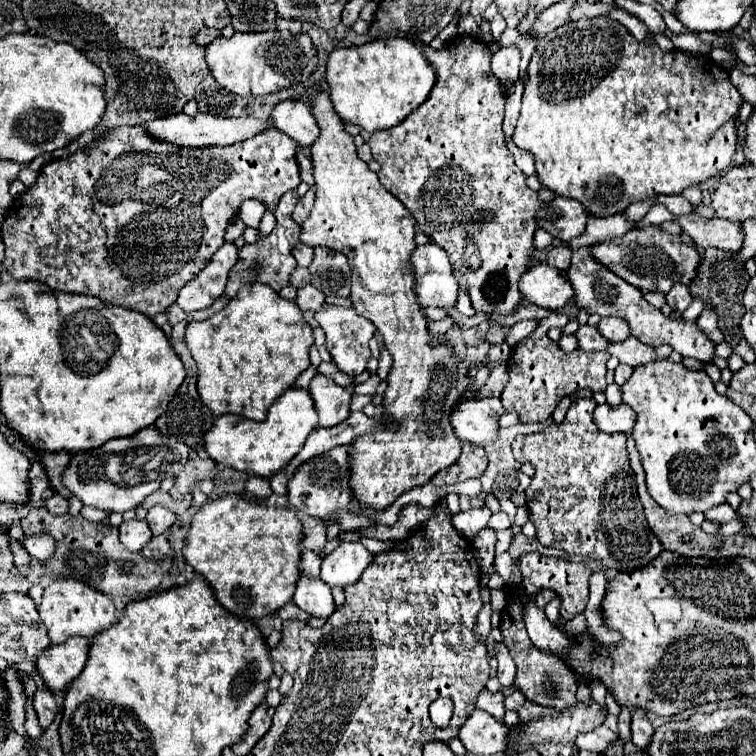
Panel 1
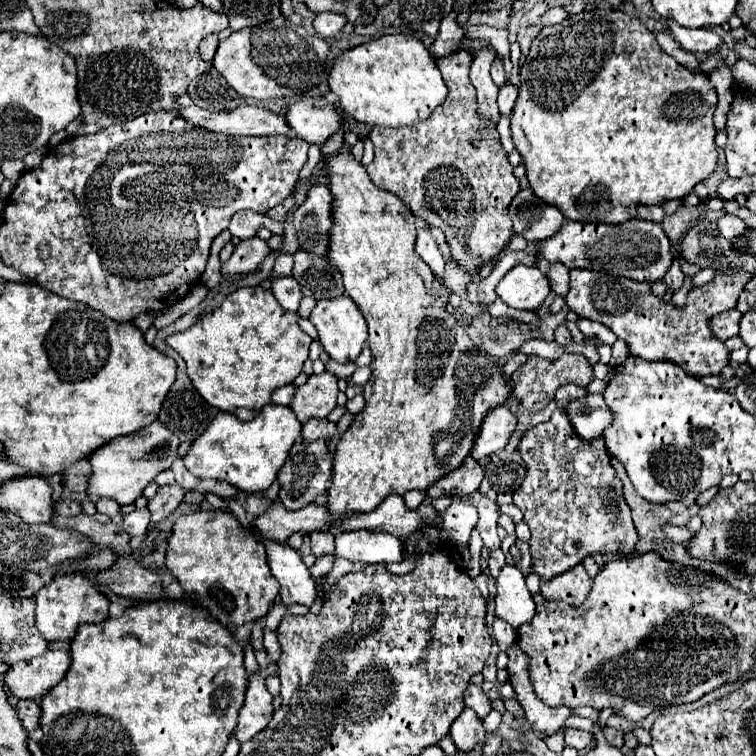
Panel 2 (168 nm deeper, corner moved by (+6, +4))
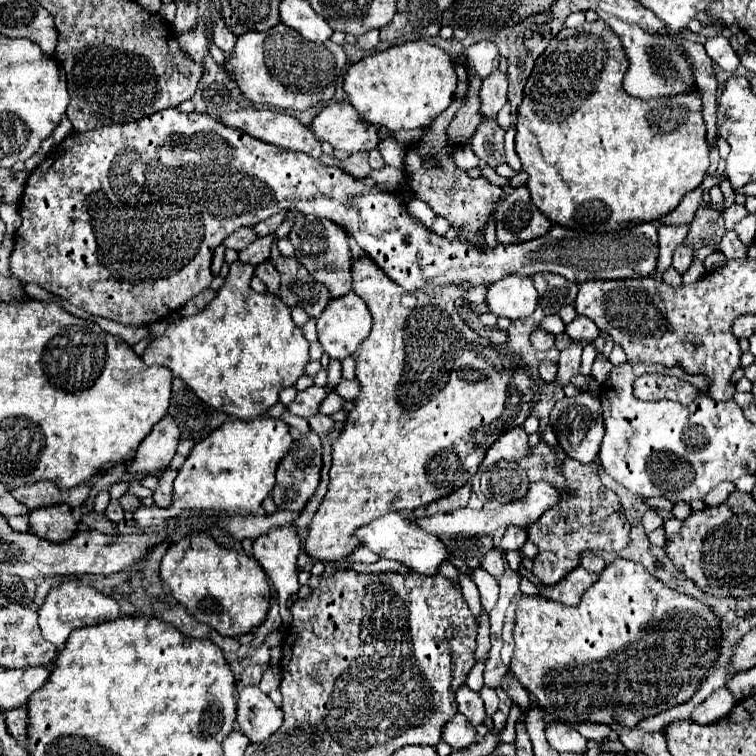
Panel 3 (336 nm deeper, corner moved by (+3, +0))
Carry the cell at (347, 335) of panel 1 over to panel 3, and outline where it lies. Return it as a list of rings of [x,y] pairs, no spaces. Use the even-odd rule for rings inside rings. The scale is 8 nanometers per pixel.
[[[351,290],[349,294],[335,298],[327,304],[323,314],[317,318],[317,332],[319,332],[319,342],[323,350],[337,360],[343,360],[347,356],[353,356],[355,350],[361,346],[361,342],[369,336],[371,330],[371,314],[365,306],[365,302]]]

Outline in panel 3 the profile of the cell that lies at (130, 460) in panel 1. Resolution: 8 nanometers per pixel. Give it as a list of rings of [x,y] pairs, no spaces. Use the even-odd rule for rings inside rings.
[[[169,414],[161,418],[149,432],[149,436],[139,444],[135,460],[129,466],[129,474],[141,478],[143,474],[155,474],[163,470],[177,452],[179,436],[181,432],[175,420]]]

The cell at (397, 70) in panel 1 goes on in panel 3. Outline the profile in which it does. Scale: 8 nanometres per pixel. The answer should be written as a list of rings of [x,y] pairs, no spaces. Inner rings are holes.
[[[425,40],[407,42],[389,50],[377,52],[353,64],[343,82],[343,90],[355,110],[375,126],[389,128],[391,132],[413,130],[431,124],[453,102],[457,88],[455,62],[447,52]]]

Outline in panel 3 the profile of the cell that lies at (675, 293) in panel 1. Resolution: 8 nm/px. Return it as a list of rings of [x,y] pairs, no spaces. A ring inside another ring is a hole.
[[[683,244],[677,246],[677,250],[673,254],[673,268],[679,270],[679,274],[683,274],[689,268],[691,260],[693,260],[693,250],[687,248],[687,246],[683,246]]]

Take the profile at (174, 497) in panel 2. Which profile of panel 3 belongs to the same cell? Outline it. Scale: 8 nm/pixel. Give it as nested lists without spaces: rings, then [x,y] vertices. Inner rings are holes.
[[[167,468],[167,470],[161,474],[159,486],[157,486],[155,492],[153,492],[153,500],[155,500],[155,504],[157,504],[159,508],[165,508],[165,506],[171,504],[171,494],[173,494],[173,480],[175,480],[175,476],[177,476],[177,470],[173,470],[173,468]]]

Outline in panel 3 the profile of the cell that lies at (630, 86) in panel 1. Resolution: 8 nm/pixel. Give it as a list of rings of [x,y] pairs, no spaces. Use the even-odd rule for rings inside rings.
[[[603,20],[591,22],[591,32],[587,34],[579,34],[573,28],[563,28],[559,36],[549,42],[547,50],[535,62],[535,70],[527,80],[525,96],[517,114],[515,150],[517,150],[517,156],[521,158],[523,170],[529,174],[527,188],[533,204],[541,210],[541,214],[545,214],[545,218],[551,218],[551,222],[555,224],[561,224],[573,230],[585,230],[585,232],[613,232],[613,230],[623,230],[627,226],[635,226],[643,222],[657,222],[663,214],[675,210],[675,206],[683,200],[683,196],[695,190],[705,178],[705,172],[709,168],[709,144],[705,138],[705,122],[701,114],[699,90],[689,90],[689,94],[679,94],[669,98],[641,100],[625,94],[621,86],[625,72],[627,72],[627,56],[623,52],[621,40],[615,38],[611,28]]]

